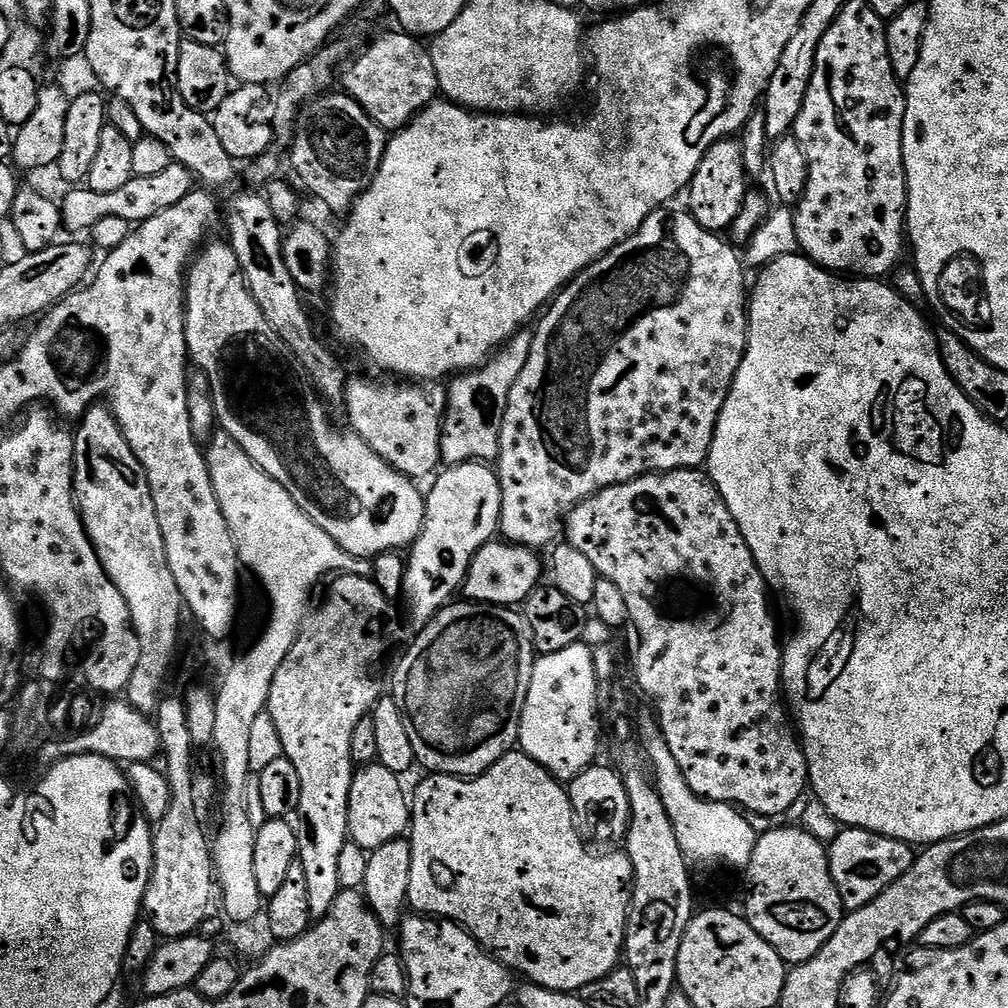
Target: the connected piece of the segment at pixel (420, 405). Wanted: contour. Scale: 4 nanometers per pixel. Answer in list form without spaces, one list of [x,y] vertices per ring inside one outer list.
[[[349,379],[346,389],[346,413],[352,423],[349,425],[351,431],[359,434],[370,450],[374,450],[374,454],[378,454],[402,475],[420,482],[423,476],[431,477],[442,464],[440,439],[444,433],[444,413],[448,411],[448,388],[443,383],[433,383],[431,396],[424,389],[427,387],[419,383],[392,383],[396,384]]]

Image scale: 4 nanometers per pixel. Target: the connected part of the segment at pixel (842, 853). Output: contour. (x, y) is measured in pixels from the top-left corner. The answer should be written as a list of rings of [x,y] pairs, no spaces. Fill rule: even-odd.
[[[845,827],[836,833],[836,839],[828,848],[828,865],[834,878],[834,886],[838,886],[838,894],[842,898],[845,909],[851,910],[866,906],[878,894],[882,894],[902,874],[910,870],[914,859],[913,845],[904,844],[882,834],[867,832],[861,828]]]

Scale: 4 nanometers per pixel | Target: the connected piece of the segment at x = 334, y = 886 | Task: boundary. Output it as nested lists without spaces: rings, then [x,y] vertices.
[[[337,575],[328,588],[324,605],[315,612],[300,630],[286,662],[278,666],[274,682],[270,686],[267,712],[278,726],[278,738],[282,738],[284,757],[294,762],[298,770],[298,782],[302,785],[302,798],[298,809],[300,824],[296,828],[298,838],[298,863],[306,873],[306,886],[310,894],[310,917],[313,921],[327,916],[342,891],[338,882],[338,857],[342,846],[349,843],[348,803],[350,786],[354,775],[354,765],[350,754],[350,734],[354,726],[371,713],[375,703],[382,695],[380,684],[376,681],[376,663],[388,648],[388,636],[384,627],[388,624],[389,597],[382,594],[375,580],[368,576]]]

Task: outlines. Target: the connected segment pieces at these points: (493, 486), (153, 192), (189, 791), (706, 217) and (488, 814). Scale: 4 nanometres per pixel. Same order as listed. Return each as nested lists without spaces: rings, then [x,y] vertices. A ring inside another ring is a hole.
[[[484,462],[453,464],[435,480],[436,485],[426,492],[424,528],[407,553],[404,569],[402,601],[408,607],[408,624],[413,630],[428,625],[455,597],[452,595],[461,591],[472,559],[500,527],[502,490],[495,467]]]
[[[172,162],[162,174],[151,175],[149,177],[138,177],[133,175],[126,186],[121,186],[119,190],[114,190],[110,194],[102,194],[90,190],[86,186],[73,187],[72,192],[62,201],[62,224],[65,229],[72,232],[87,233],[102,218],[126,218],[133,226],[138,226],[154,214],[162,214],[162,210],[170,210],[170,206],[175,206],[177,202],[182,202],[186,194],[194,191],[194,177],[186,166]]]
[[[167,695],[154,714],[154,723],[160,734],[160,744],[163,759],[166,758],[164,773],[170,782],[170,807],[166,817],[157,821],[153,833],[154,862],[152,863],[151,882],[148,883],[147,892],[144,895],[144,907],[148,922],[152,924],[157,933],[163,939],[176,939],[193,935],[202,920],[207,916],[214,896],[215,865],[212,863],[212,851],[209,836],[206,836],[198,804],[196,802],[196,790],[194,788],[194,751],[196,745],[190,734],[188,711],[185,701],[176,696]]]
[[[739,139],[720,140],[706,150],[691,184],[686,189],[687,211],[696,219],[698,226],[717,234],[731,229],[732,223],[742,210],[742,202],[750,191],[750,180],[744,170],[744,158]]]
[[[513,750],[501,758],[497,764],[490,766],[480,776],[461,778],[459,776],[425,775],[425,780],[410,796],[410,886],[408,887],[408,904],[417,913],[427,914],[432,918],[443,918],[464,928],[470,935],[491,952],[501,964],[513,973],[521,972],[525,981],[546,987],[550,991],[579,993],[581,988],[606,978],[621,963],[624,950],[624,935],[628,925],[628,908],[632,904],[632,863],[627,851],[608,852],[605,856],[595,856],[588,852],[589,845],[576,830],[572,818],[572,803],[568,797],[567,787],[555,780],[538,762],[534,762],[525,752]]]

